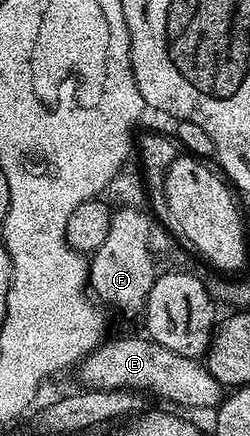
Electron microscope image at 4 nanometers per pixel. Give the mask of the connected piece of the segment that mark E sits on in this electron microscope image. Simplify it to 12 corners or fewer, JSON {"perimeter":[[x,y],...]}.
{"perimeter":[[148,336],[117,337],[80,362],[86,389],[154,393],[216,410],[208,364]]}

